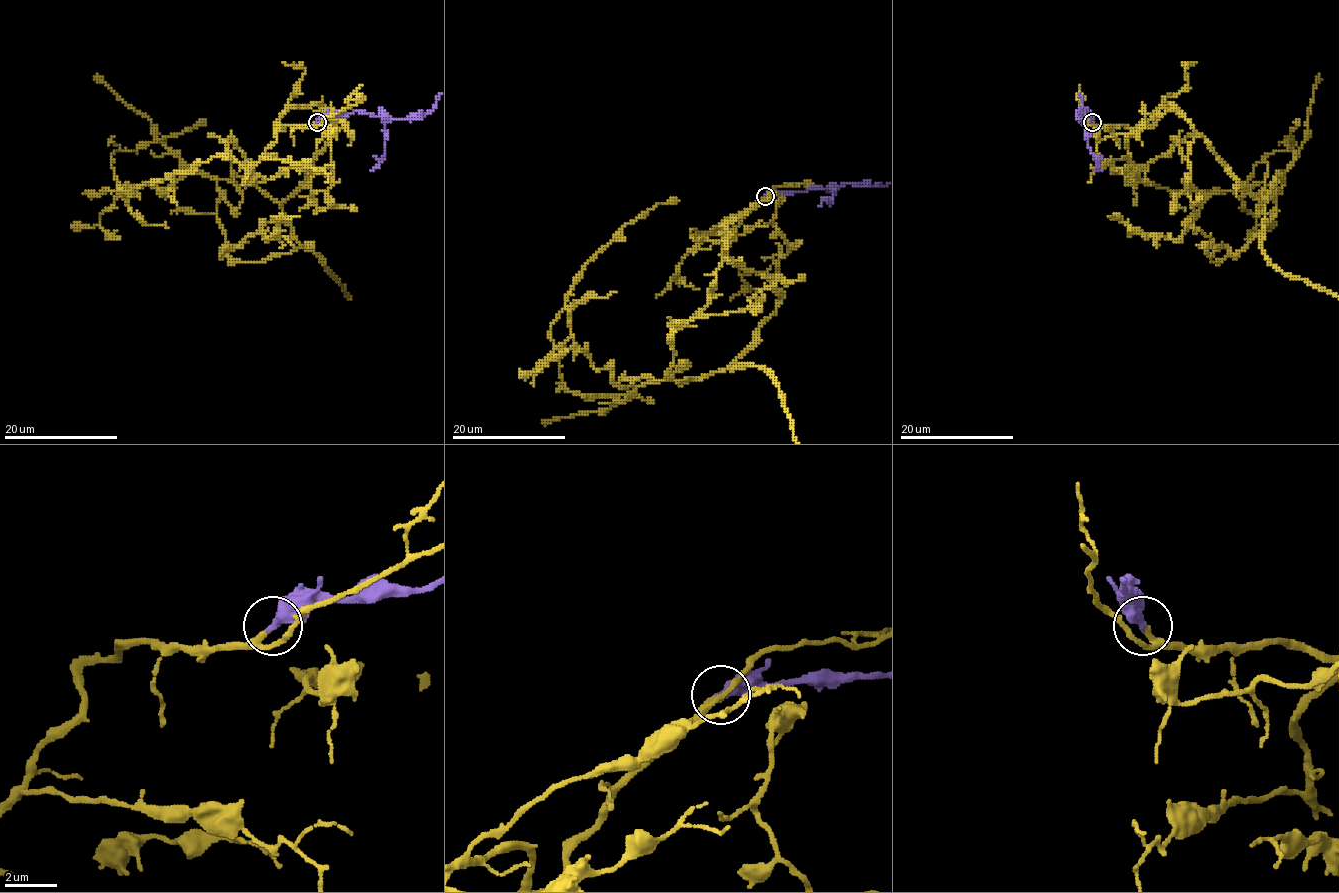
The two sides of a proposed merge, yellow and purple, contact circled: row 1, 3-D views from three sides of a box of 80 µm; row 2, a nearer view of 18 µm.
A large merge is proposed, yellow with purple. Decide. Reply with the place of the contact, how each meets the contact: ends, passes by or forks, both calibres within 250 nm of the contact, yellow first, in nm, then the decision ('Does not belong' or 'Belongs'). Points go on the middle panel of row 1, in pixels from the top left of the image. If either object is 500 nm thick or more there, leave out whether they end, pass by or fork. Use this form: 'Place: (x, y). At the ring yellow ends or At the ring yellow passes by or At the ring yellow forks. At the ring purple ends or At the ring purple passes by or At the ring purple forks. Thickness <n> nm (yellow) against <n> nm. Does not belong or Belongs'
Place: (765, 196). At the ring yellow passes by. At the ring purple ends. Thickness 160 nm (yellow) against 440 nm. Belongs

